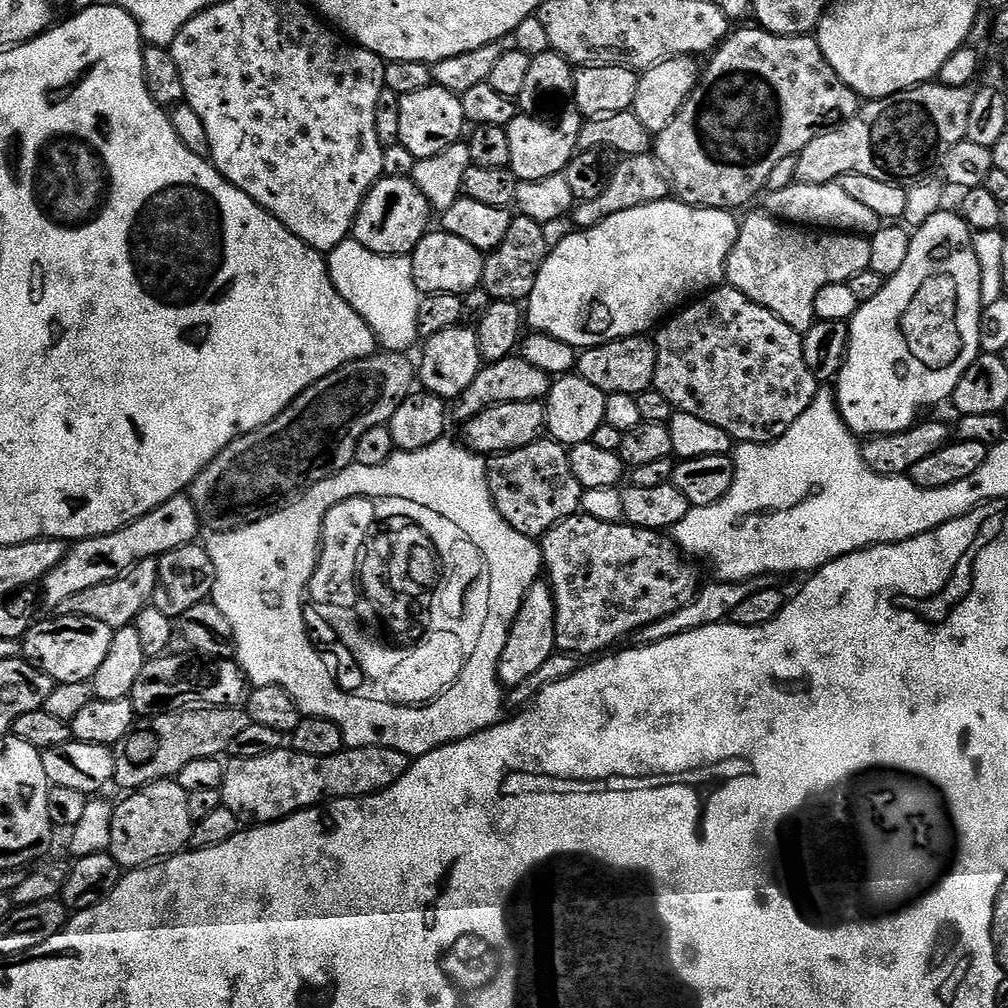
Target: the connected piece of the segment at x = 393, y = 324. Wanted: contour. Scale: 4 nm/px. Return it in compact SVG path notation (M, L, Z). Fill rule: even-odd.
M351 238L327 253L328 273L342 298L370 326L377 345L389 352L407 353L418 344L418 306L422 294L414 282L412 261L407 256L383 256L366 250Z

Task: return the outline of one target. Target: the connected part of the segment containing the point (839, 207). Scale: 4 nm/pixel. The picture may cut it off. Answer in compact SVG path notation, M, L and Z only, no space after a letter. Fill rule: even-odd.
M840 183L798 184L786 186L786 190L774 190L763 197L763 211L781 222L793 226L807 226L812 230L835 230L841 234L871 234L881 227L880 217L862 206L842 190Z

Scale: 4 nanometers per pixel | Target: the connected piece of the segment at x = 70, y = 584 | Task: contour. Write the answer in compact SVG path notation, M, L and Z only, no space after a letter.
M181 494L162 502L150 514L142 514L134 522L130 522L122 530L114 530L105 536L95 536L89 540L77 540L69 547L67 554L46 574L42 581L42 589L38 596L39 603L52 610L58 610L66 598L74 598L82 590L90 590L90 586L102 586L102 582L118 578L128 569L133 568L137 560L155 560L165 556L170 550L181 548L197 539L198 521L191 495Z

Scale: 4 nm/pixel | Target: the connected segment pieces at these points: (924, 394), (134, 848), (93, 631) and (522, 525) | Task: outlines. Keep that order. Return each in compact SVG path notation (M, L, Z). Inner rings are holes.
M941 210L934 213L924 225L917 227L912 232L910 255L906 257L902 270L898 270L898 274L887 277L882 290L878 290L878 294L874 294L874 298L870 298L870 302L859 305L848 324L848 358L840 368L840 375L834 381L834 391L836 404L840 407L840 417L844 419L853 436L857 438L898 434L921 419L920 411L923 408L932 408L935 404L942 403L943 400L944 403L951 401L954 386L958 386L958 378L962 378L962 374L966 374L966 370L970 370L970 366L976 361L977 356L981 355L980 314L984 304L982 302L982 270L979 268L978 255L975 254L974 233L960 215L955 211L948 211Z
M175 779L156 780L144 788L137 788L112 810L112 825L110 826L110 846L108 852L116 859L116 863L124 870L147 868L157 862L163 862L170 856L177 855L189 847L192 839L192 819L186 806L188 801L186 790L176 784Z
M53 615L53 620L37 619L24 635L22 656L40 672L45 672L56 684L91 681L94 670L102 666L110 651L113 629L106 622L81 616Z
M541 438L513 452L501 452L487 461L490 498L518 534L543 537L558 522L581 511L586 489L570 470L568 448L551 438Z

